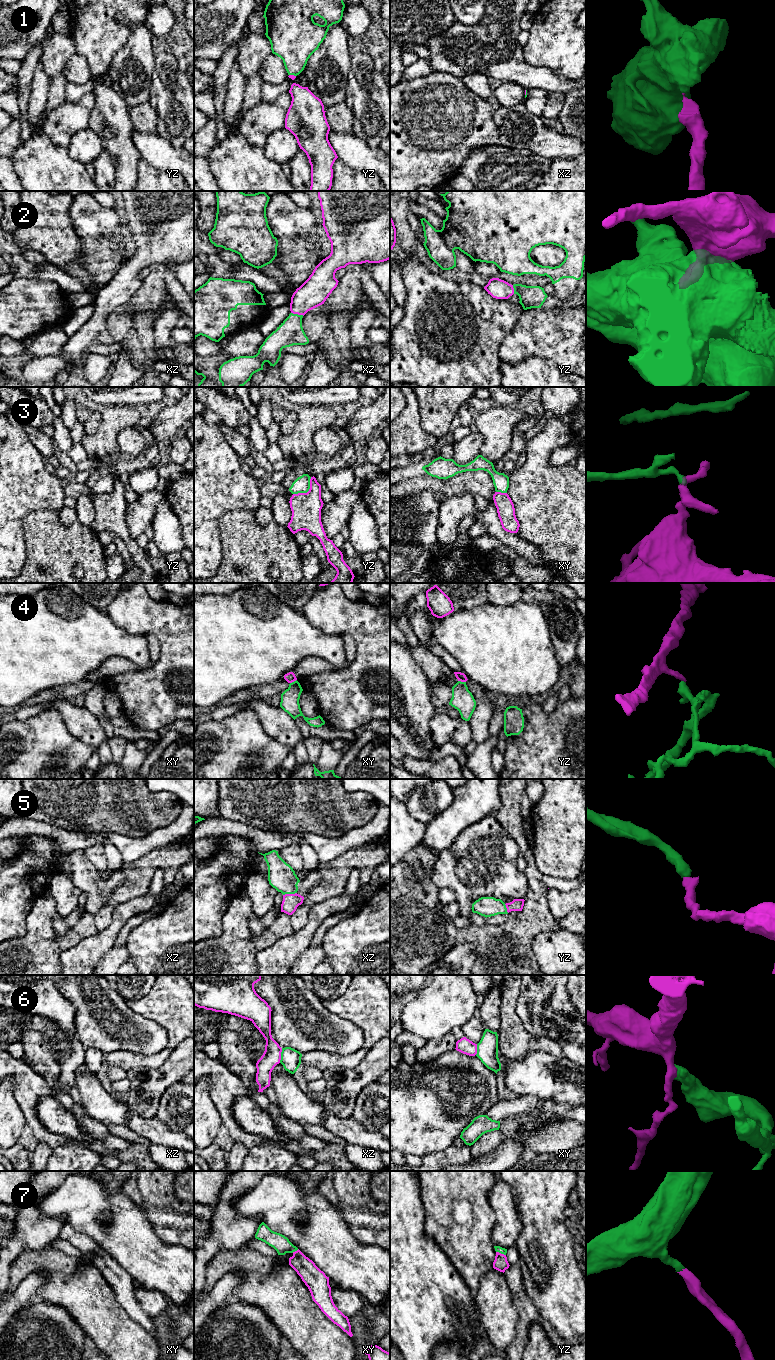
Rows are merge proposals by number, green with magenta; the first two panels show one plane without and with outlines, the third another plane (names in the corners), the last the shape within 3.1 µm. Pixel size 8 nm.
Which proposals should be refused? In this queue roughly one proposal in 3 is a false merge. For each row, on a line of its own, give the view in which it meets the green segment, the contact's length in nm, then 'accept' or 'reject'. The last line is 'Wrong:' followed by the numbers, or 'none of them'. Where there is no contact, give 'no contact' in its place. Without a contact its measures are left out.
1: contact in yz; length 60 nm; reject
2: contact in xz; length 110 nm; accept
3: contact in yz; length 200 nm; reject
4: contact in yz; length 70 nm; reject
5: contact in xz; length 110 nm; accept
6: contact in xz; length 120 nm; reject
7: contact in yz; length 90 nm; accept
Wrong: 1, 3, 4, 6

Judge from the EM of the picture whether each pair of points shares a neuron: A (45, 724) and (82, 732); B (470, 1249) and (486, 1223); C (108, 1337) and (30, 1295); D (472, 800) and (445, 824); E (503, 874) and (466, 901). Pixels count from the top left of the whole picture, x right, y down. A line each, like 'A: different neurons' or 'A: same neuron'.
A: different neurons
B: same neuron
C: different neurons
D: same neuron
E: same neuron

